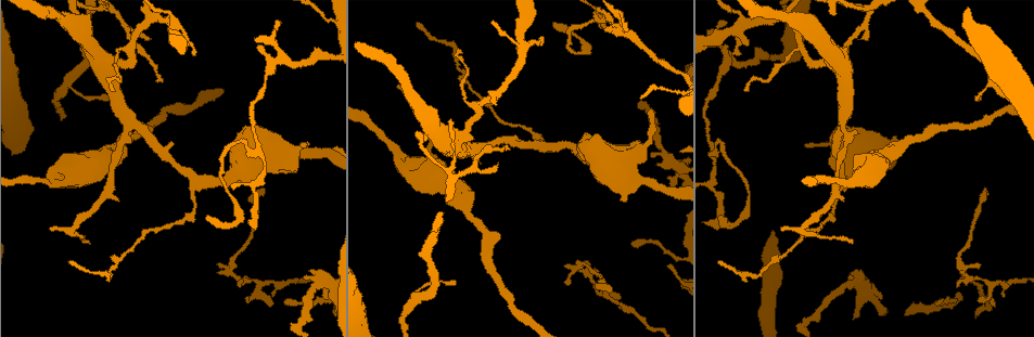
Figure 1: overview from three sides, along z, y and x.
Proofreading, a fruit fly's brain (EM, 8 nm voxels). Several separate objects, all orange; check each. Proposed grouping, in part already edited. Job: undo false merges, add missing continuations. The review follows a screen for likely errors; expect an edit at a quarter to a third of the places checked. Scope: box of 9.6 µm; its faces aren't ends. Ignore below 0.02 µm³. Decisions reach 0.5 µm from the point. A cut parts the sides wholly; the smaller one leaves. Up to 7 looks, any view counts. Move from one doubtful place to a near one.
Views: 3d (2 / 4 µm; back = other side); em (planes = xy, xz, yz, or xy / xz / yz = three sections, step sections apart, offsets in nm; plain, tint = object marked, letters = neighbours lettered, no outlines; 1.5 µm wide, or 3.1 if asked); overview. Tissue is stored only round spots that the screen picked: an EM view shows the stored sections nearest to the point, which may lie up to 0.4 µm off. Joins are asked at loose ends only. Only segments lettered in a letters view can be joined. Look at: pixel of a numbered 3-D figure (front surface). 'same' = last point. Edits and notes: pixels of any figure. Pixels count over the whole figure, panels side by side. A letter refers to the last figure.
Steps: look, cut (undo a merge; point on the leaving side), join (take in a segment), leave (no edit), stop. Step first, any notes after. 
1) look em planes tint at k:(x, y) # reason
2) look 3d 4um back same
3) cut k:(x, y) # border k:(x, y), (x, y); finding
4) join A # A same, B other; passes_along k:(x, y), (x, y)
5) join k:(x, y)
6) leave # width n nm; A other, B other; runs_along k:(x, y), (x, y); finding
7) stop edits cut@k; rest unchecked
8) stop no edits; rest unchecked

look em xz step 8 tint at 1:(632, 36) # arms part here

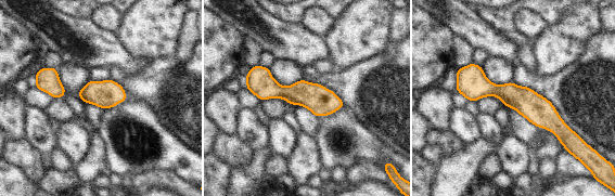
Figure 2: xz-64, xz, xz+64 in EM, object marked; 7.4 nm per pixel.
look em planes letters same

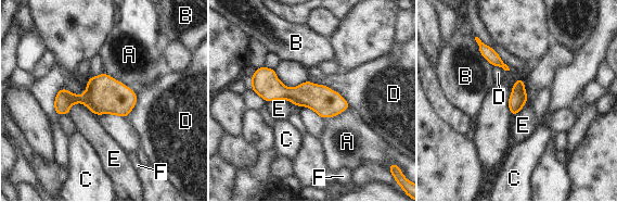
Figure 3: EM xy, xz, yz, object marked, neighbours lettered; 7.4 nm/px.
leave # width 220 nm; A other, B other, C other, D other, E other, F other; runs_along 3:(259, 89), (346, 105); one neuron here

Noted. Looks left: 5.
look em yz step 8 letters at 1:(896, 137) # thick end

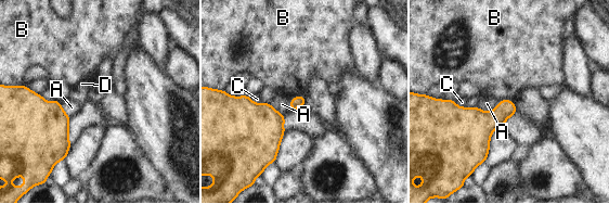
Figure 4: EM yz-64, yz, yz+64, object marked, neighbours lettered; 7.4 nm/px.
leave # A other, B other, C other, D other; border 4:(499, 101), (510, 100), (514, 103); no lettered segment goes on from it

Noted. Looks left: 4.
look 3d 2um at 1:(259, 147) # abrupt turn

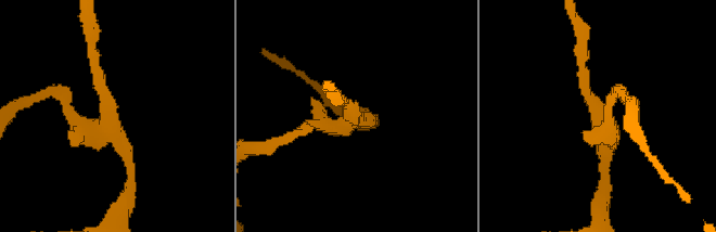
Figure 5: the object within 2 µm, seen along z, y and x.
look em planes tint at 5:(598, 111) # arms 3; need the tissue

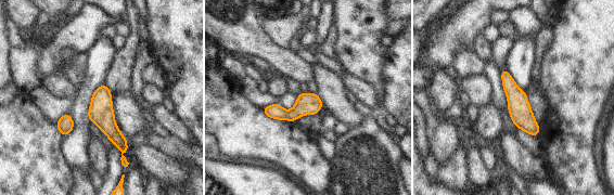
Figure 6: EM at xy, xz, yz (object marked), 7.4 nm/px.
look em planes letters same # what lies round it

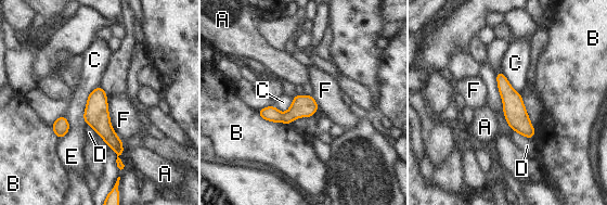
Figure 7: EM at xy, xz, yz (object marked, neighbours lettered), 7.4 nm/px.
leave # A other, B other, C other, D other, E other, F other; runs_along 7:(499, 75), (517, 119), (530, 135); one neuron here

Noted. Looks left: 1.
stop no edits; rest unchecked

